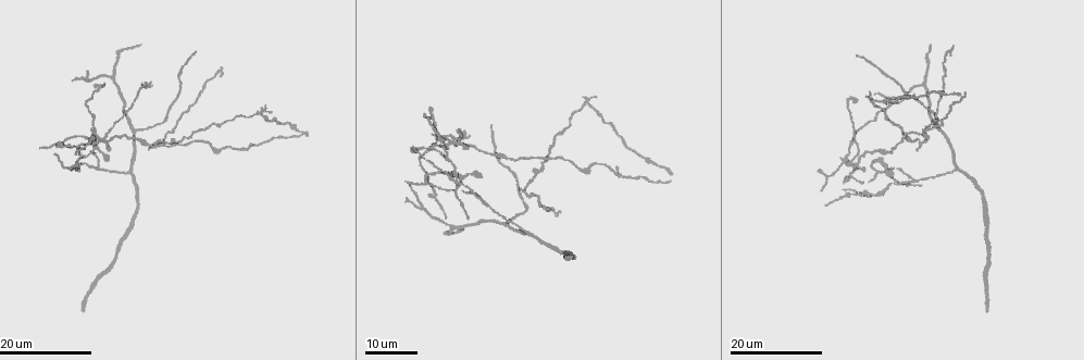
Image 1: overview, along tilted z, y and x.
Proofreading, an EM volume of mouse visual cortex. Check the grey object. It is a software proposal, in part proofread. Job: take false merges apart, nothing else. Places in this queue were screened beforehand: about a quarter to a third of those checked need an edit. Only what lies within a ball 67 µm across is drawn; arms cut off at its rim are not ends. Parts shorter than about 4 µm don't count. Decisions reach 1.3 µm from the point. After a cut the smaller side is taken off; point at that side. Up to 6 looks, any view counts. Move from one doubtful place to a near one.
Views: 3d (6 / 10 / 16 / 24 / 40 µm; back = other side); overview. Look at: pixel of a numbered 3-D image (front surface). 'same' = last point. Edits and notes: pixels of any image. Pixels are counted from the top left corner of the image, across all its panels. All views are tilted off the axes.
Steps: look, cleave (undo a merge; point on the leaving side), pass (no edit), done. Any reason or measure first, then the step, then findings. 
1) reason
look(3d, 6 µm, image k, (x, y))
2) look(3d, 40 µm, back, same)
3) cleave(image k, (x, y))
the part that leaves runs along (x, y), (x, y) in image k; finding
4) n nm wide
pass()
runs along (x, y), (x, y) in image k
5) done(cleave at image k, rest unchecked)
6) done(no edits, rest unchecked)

branch point
look(3d, 24 µm, image 1, (98, 166))

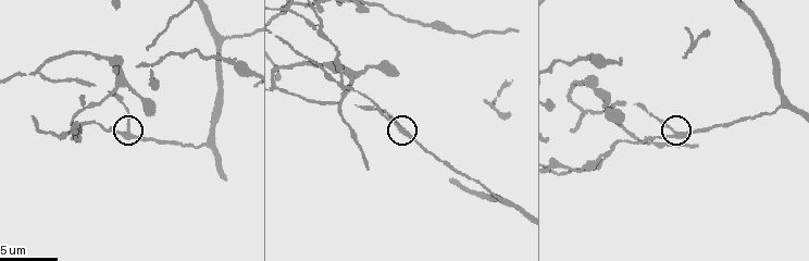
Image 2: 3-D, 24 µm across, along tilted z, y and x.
look(3d, 6 µm, image 2, (678, 135))

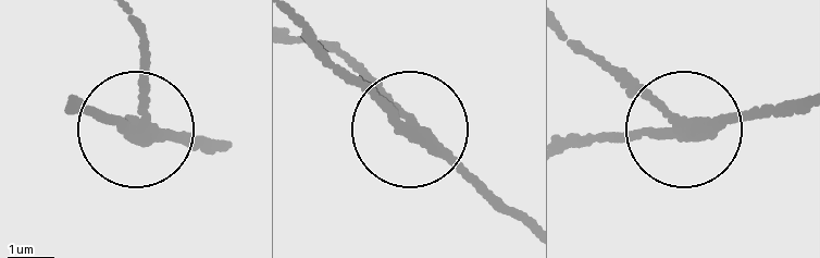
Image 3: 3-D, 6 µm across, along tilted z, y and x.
pass()
runs along (81, 112), (143, 120), (149, 96), (135, 14) in image 3; continuous, no second neuron

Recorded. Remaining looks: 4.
side arm on a straight run
look(3d, 6 µm, image 2, (603, 154))

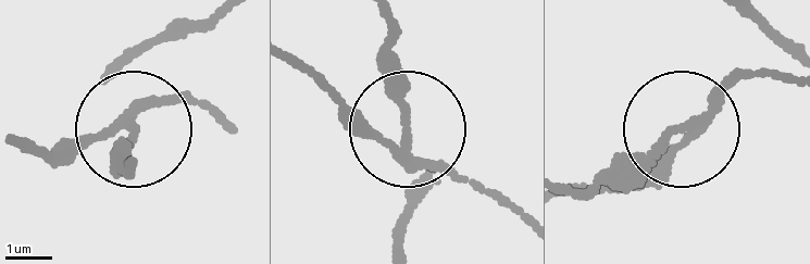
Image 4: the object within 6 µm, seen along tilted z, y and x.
side arm 16 µm; 3 arms
cleave(image 4, (401, 103))
two neurons meet here

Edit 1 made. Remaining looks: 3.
see it whole again
look(overview)

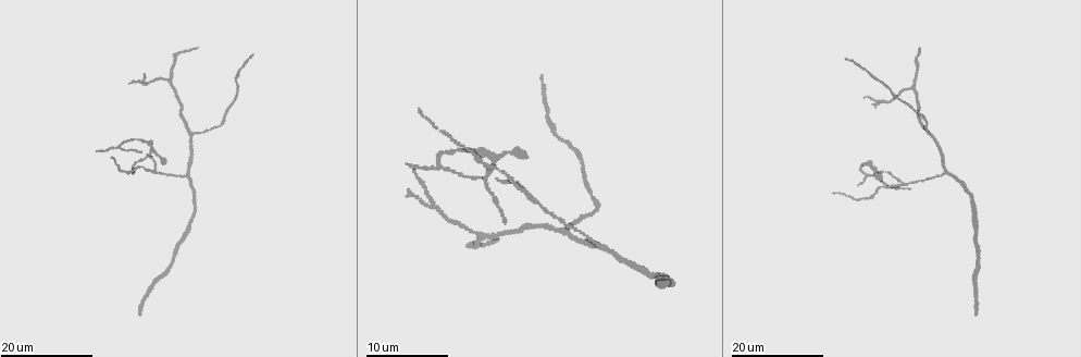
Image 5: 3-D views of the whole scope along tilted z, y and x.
three arms meet
look(3d, 16 µm, image 5, (948, 169))

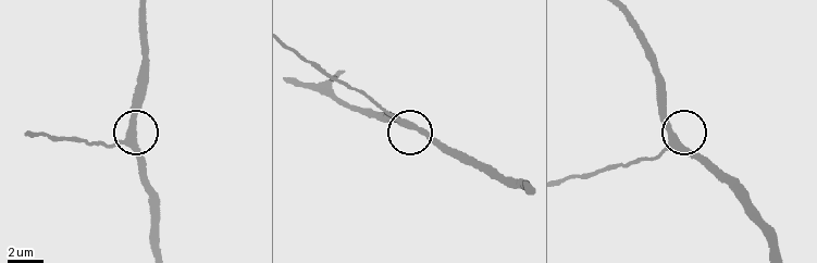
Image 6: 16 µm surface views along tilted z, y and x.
zoom in
look(3d, 10 µm, image 6, (130, 136))

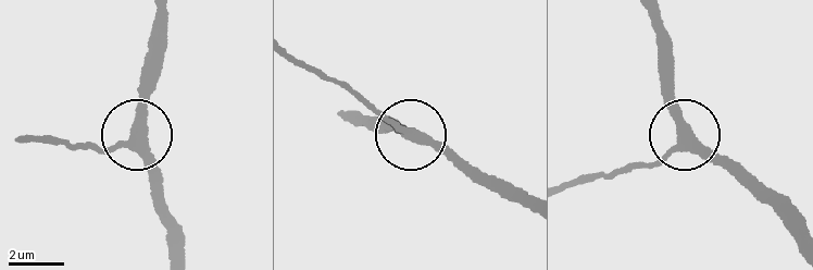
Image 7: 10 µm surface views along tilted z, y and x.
3 arms
pass()
runs along (295, 58), (483, 182) in image 7; continuous, no second neuron

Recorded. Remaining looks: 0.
done(cleave at image 4, rest unchecked)

